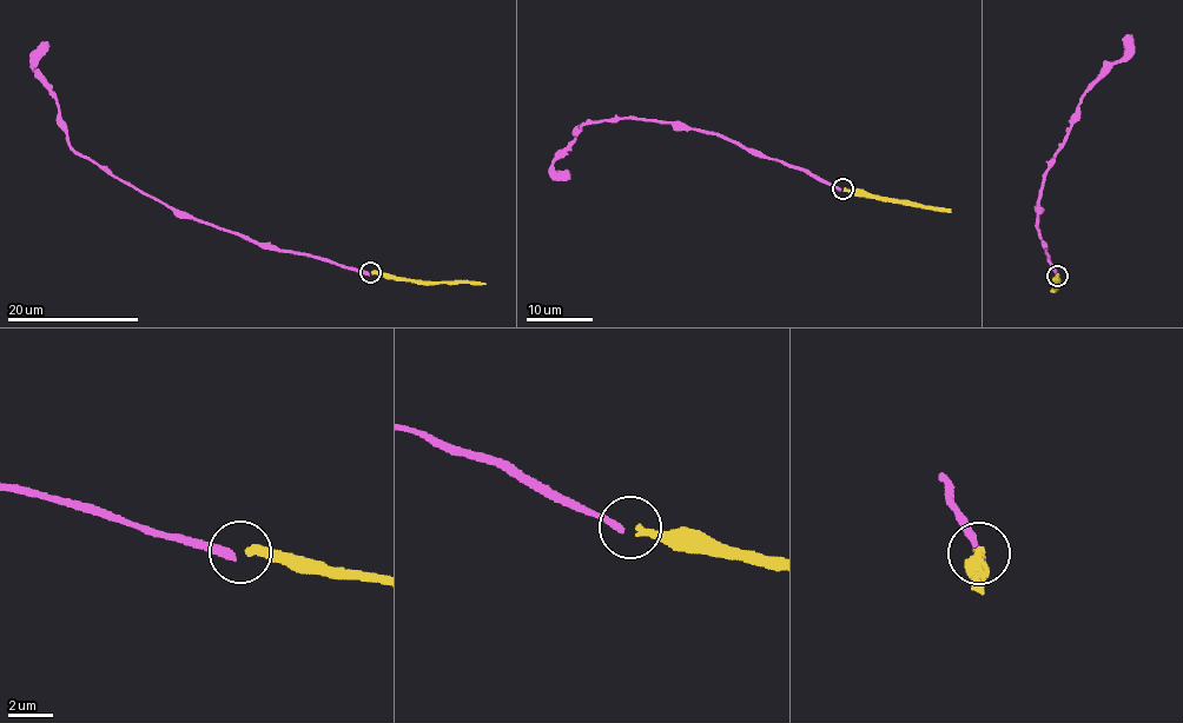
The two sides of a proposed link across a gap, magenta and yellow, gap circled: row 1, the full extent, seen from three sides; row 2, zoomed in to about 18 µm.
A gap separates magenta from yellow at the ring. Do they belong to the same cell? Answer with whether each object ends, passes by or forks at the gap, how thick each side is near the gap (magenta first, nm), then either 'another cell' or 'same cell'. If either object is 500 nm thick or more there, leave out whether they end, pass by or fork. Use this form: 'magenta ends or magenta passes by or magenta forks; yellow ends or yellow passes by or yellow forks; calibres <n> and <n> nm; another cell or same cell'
magenta ends; yellow ends; calibres 300 and 300 nm; another cell

